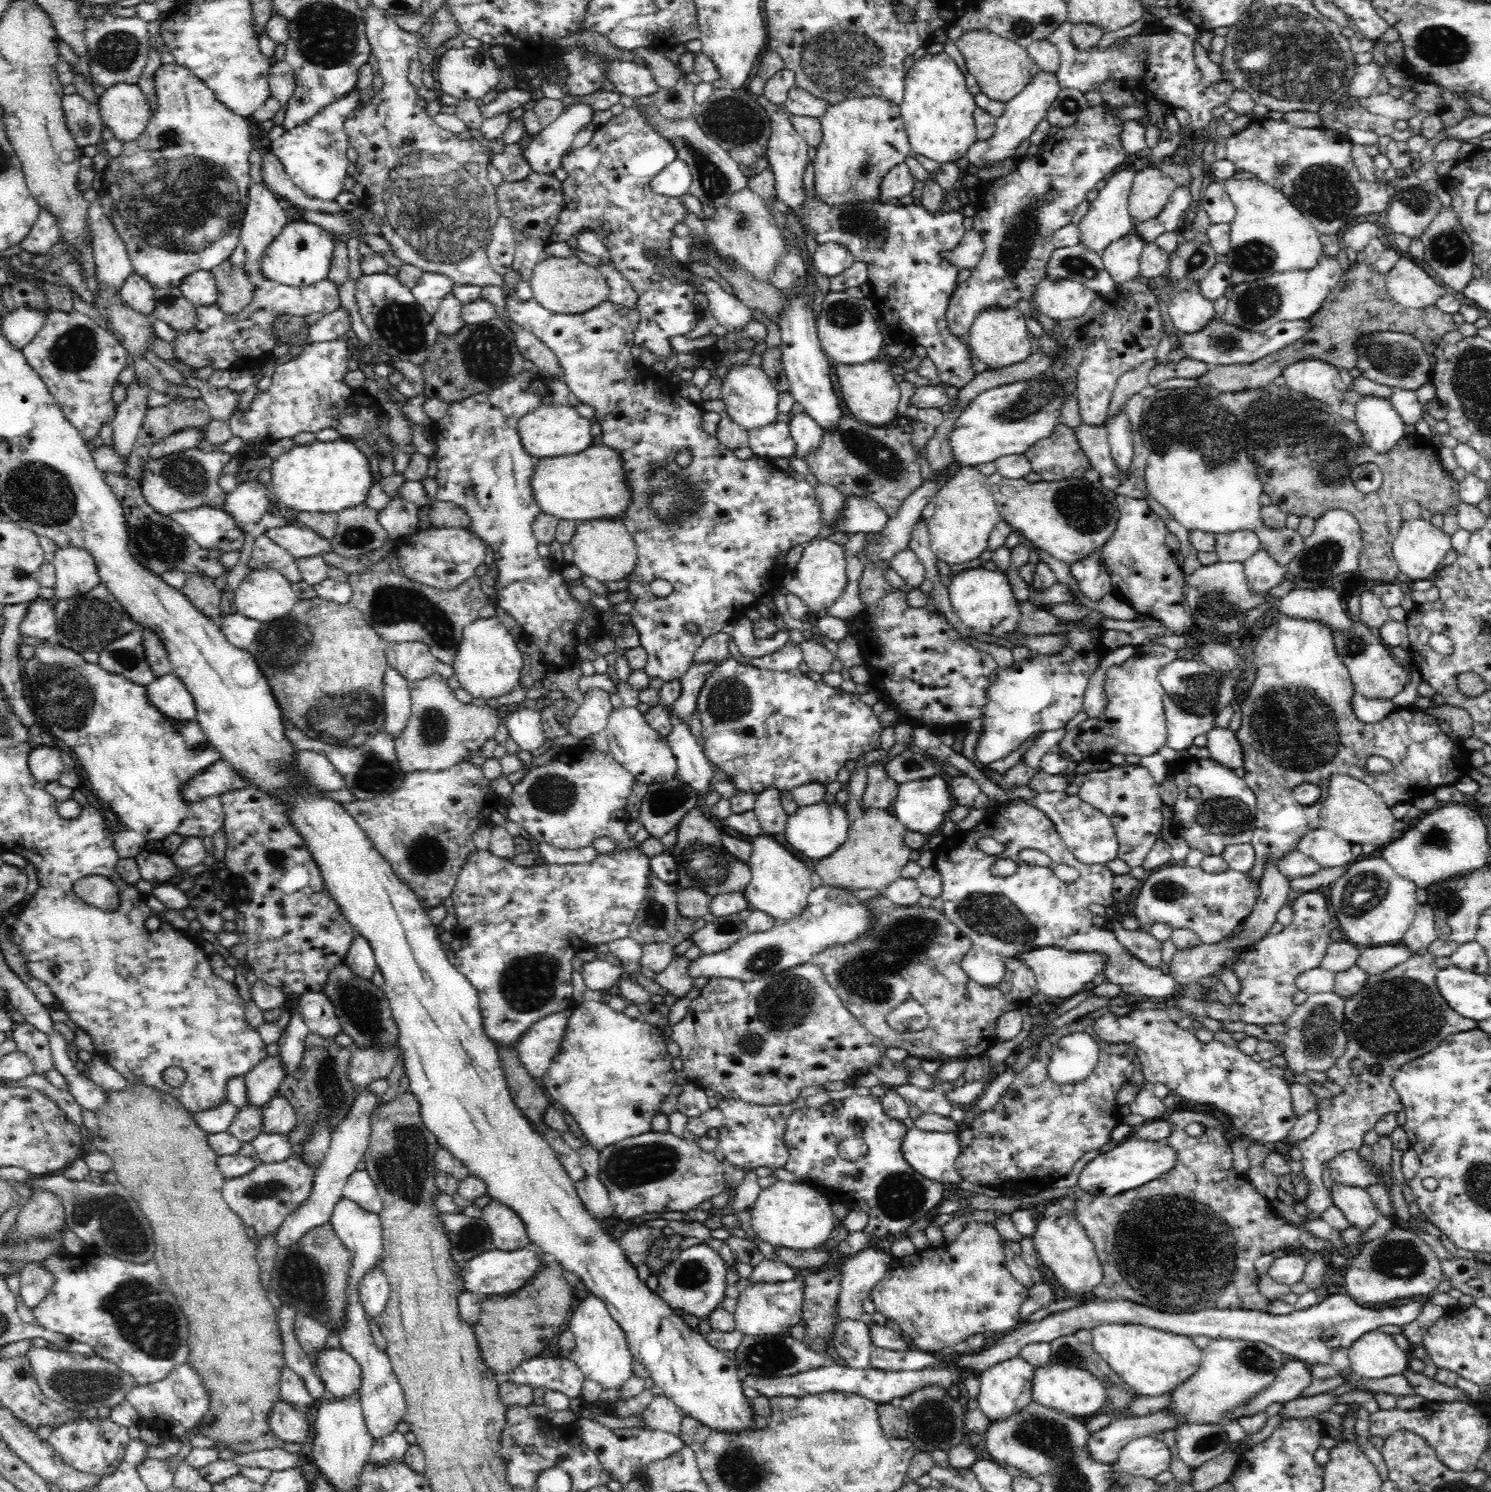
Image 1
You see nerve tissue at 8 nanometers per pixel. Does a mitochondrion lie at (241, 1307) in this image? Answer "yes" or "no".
no

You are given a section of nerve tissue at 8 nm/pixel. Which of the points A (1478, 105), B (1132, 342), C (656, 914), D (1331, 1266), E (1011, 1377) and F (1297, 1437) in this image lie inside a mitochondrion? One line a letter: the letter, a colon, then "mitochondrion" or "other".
A: other
B: other
C: mitochondrion
D: other
E: other
F: other

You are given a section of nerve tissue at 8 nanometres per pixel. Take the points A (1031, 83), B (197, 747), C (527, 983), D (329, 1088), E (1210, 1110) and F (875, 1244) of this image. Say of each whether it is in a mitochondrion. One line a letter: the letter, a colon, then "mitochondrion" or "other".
A: other
B: mitochondrion
C: mitochondrion
D: mitochondrion
E: other
F: other

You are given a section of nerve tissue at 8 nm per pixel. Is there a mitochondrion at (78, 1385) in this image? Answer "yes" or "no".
yes

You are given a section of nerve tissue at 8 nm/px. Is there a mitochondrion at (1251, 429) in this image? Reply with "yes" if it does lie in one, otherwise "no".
no

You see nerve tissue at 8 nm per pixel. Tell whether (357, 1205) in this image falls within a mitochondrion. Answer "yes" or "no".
no

